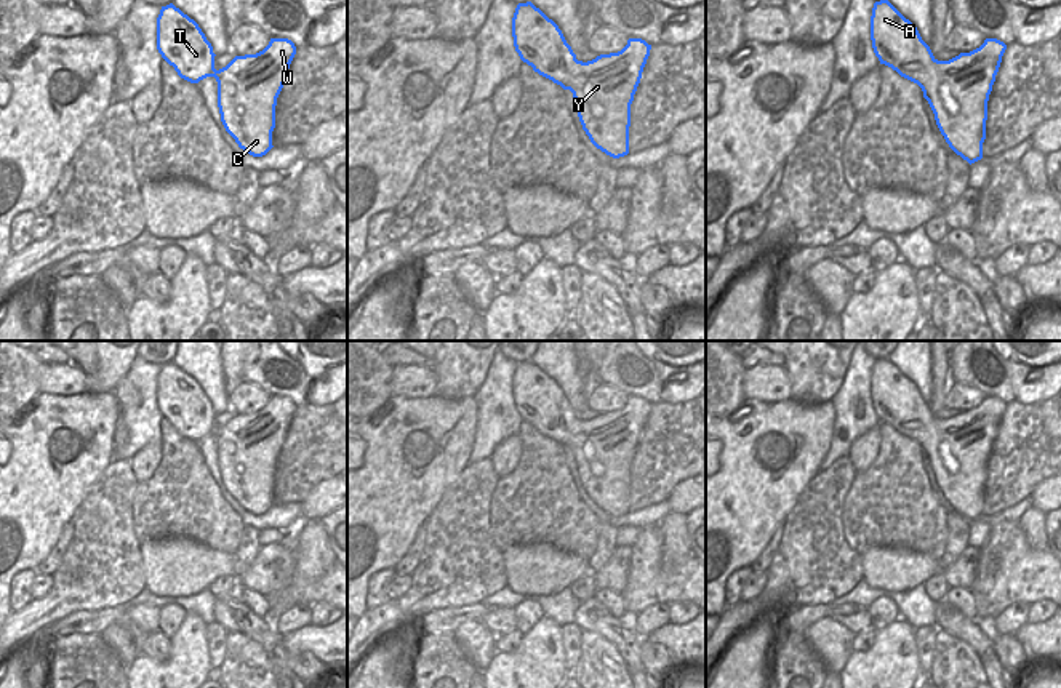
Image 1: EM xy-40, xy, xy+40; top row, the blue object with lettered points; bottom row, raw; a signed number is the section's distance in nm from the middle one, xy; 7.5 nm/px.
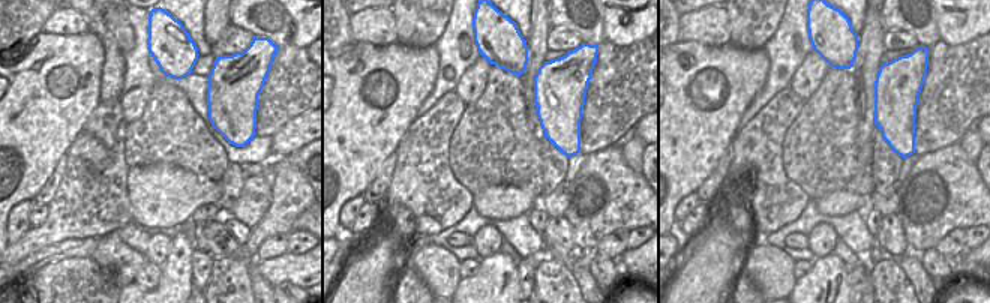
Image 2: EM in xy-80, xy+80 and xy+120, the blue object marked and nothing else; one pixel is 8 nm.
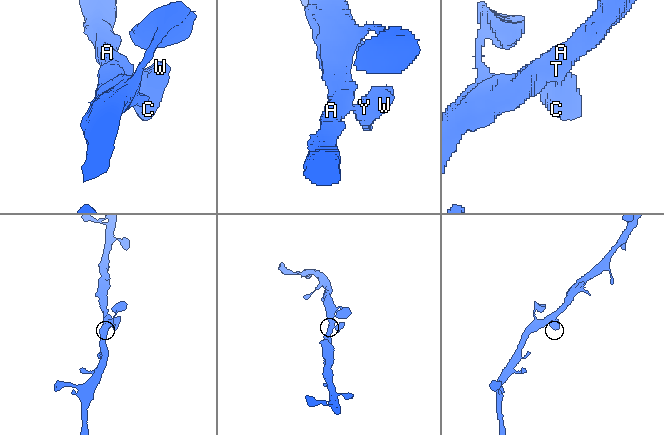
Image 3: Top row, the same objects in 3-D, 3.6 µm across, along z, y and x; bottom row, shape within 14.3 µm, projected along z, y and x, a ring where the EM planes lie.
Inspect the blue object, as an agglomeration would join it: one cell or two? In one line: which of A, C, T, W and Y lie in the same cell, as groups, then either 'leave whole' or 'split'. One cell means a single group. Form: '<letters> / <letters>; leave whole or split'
A C T W Y; leave whole

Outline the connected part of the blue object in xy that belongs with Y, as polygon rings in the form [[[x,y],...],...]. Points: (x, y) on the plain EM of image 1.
[[[531,360],[517,363],[512,395],[523,421],[573,451],[591,501],[613,517],[627,514],[631,462],[651,403],[629,397],[618,411],[578,419],[559,384]]]

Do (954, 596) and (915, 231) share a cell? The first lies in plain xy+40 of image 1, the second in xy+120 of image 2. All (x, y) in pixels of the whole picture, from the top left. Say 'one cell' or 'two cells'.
two cells

